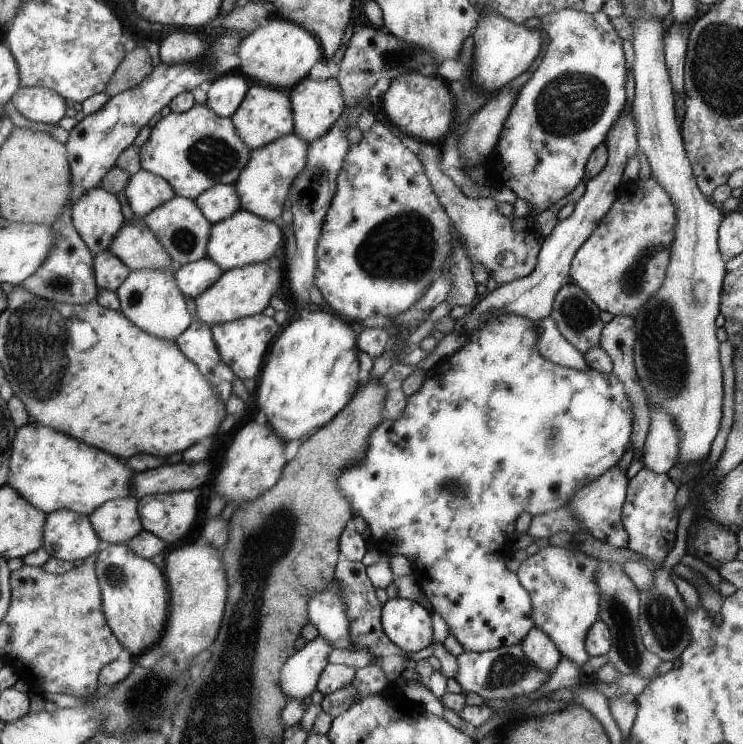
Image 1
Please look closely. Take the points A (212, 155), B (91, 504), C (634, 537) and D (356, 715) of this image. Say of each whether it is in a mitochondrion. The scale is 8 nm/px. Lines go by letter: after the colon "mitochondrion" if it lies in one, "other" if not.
A: mitochondrion
B: other
C: other
D: other

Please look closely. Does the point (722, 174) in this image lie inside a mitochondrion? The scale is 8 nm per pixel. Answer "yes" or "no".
no

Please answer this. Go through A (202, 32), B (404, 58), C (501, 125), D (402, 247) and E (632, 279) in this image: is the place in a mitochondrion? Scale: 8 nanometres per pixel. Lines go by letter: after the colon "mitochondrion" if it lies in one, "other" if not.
A: other
B: mitochondrion
C: other
D: mitochondrion
E: mitochondrion

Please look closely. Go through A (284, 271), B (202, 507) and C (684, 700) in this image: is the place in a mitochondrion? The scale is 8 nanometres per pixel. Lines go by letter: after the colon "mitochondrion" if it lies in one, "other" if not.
A: other
B: other
C: other

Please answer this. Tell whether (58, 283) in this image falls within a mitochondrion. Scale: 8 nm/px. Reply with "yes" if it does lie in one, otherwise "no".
yes

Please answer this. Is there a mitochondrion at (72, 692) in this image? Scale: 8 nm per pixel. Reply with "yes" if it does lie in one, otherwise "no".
no

